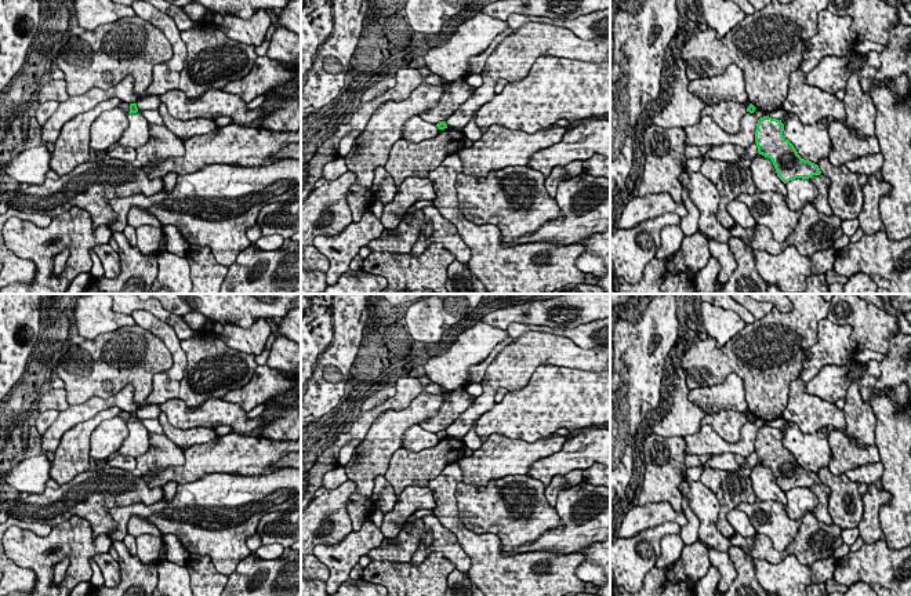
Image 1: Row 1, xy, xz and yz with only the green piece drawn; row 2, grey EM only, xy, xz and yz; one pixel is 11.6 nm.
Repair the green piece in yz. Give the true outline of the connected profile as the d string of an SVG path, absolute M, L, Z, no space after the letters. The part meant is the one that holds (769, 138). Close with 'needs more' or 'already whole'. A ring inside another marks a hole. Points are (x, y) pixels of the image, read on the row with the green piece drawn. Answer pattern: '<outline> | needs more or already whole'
M769 116L761 117L755 130L758 153L772 160L777 177L787 183L795 178L809 179L820 175L819 166L802 159L794 145L784 138L783 131L781 120Z | already whole

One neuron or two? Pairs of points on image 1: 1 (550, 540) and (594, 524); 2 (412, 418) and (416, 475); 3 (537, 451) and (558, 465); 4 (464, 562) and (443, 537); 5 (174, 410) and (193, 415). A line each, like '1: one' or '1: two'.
1: one
2: two
3: two
4: one
5: one

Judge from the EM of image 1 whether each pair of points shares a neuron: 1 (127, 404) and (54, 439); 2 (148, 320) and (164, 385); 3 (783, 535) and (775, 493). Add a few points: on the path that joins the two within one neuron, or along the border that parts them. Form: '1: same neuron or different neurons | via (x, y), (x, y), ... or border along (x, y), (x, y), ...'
1: same neuron | via (108, 403), (94, 404), (68, 420)
2: different neurons | border along (180, 344), (185, 371), (173, 381)
3: different neurons | border along (757, 498), (776, 500), (783, 505)

